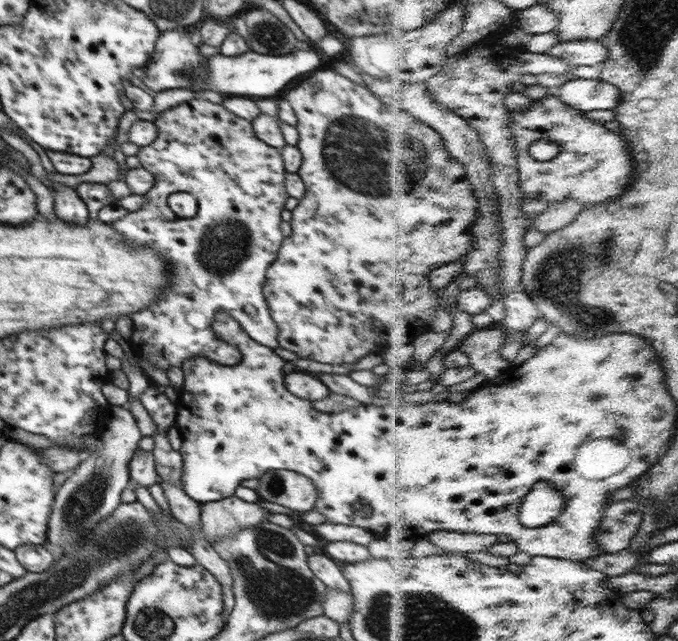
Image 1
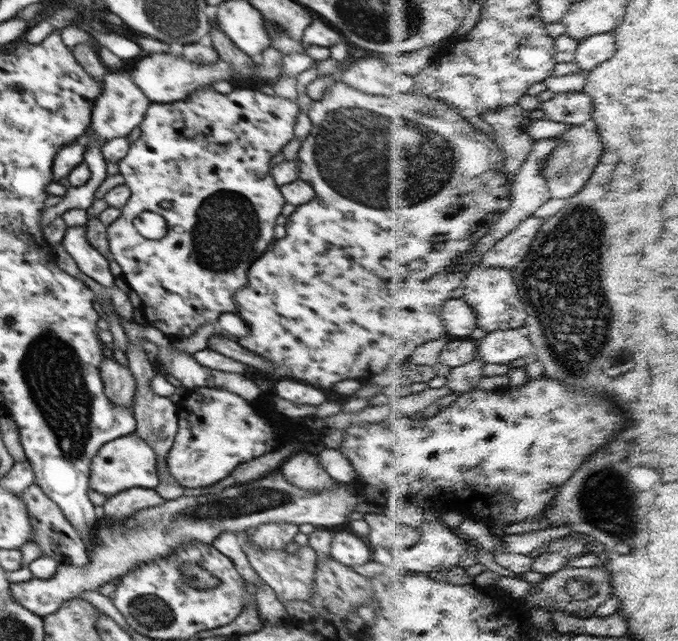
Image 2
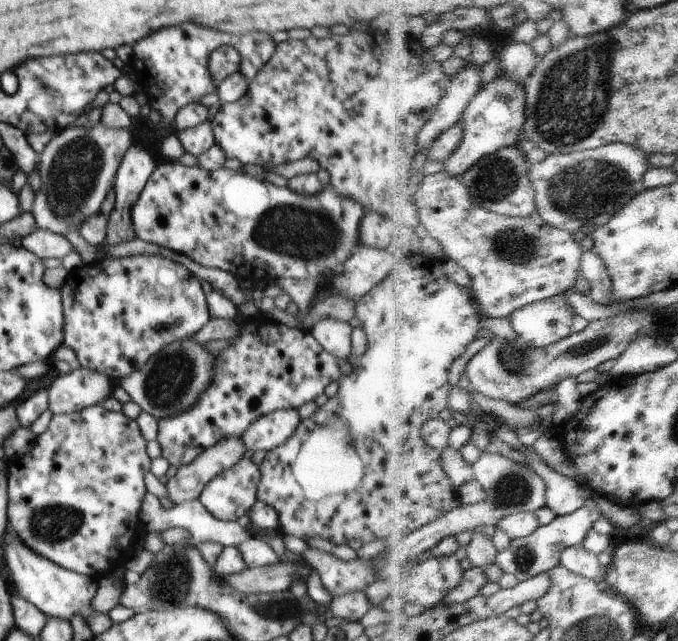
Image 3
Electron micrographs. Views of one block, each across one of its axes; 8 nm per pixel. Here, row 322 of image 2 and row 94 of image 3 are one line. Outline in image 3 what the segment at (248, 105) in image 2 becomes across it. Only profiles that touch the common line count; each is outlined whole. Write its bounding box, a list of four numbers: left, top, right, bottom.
[130,22,277,128]

